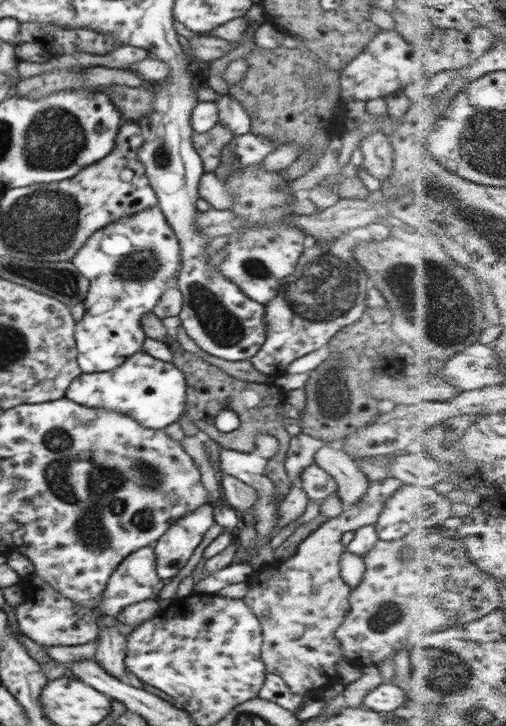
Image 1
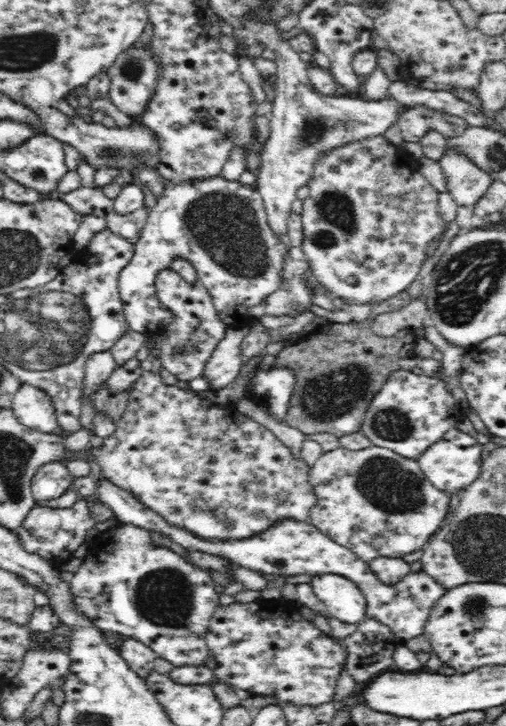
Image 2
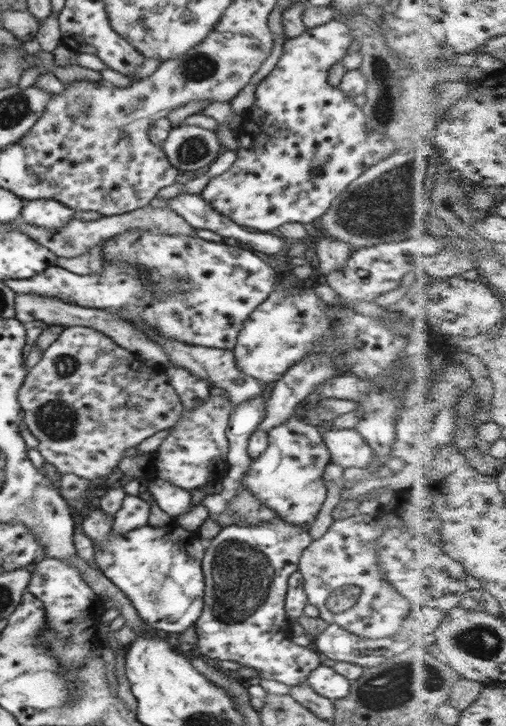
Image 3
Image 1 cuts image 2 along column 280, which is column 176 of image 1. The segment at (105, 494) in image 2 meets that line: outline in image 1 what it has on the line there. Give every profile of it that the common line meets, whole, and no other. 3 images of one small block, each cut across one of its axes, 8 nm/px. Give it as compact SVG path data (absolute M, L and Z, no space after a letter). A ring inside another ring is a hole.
M204 503L170 525L165 534L152 546L157 575L166 581L175 577L192 558L194 550L214 523L213 504Z

